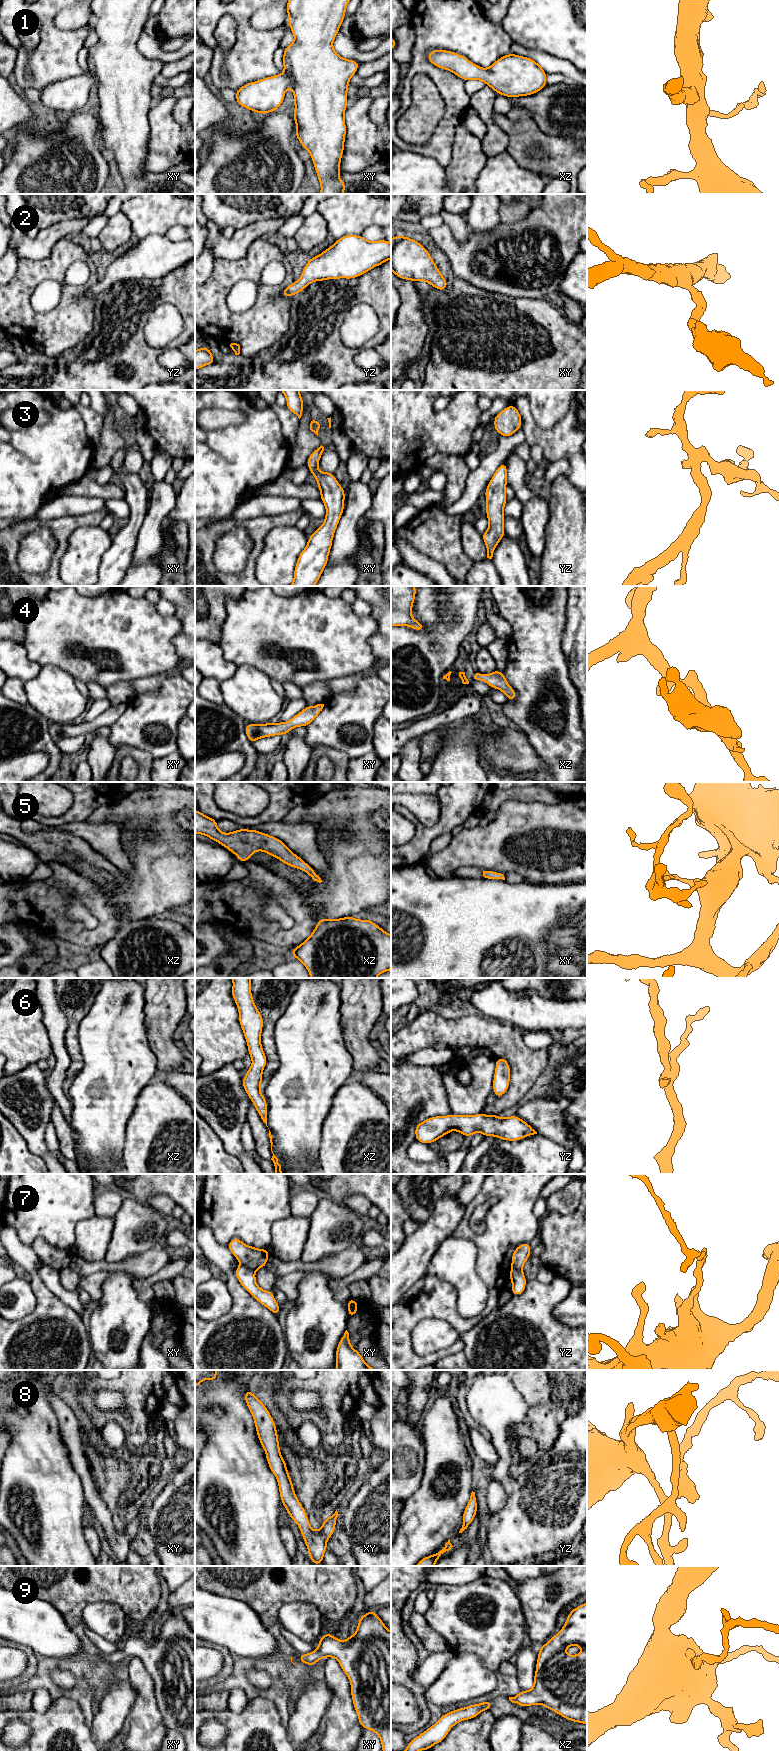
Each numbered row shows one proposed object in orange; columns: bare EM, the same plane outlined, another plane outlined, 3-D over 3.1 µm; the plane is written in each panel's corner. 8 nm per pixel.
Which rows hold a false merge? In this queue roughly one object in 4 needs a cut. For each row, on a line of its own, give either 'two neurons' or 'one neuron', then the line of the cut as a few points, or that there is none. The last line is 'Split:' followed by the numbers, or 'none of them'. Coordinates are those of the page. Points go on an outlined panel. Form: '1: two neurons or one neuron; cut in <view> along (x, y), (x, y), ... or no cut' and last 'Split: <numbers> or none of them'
1: one neuron; no cut
2: one neuron; no cut
3: one neuron; no cut
4: one neuron; no cut
5: one neuron; no cut
6: one neuron; no cut
7: two neurons; cut in xy along (241, 1264), (255, 1270)
8: one neuron; no cut
9: one neuron; no cut
Split: 7

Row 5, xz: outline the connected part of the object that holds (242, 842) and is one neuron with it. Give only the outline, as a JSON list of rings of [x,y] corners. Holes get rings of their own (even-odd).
[[[195,810],[195,833],[205,835],[220,843],[234,853],[240,862],[250,861],[250,857],[255,851],[263,851],[272,857],[278,858],[288,866],[301,869],[314,881],[322,882],[310,865],[290,851],[282,840],[271,835],[254,829],[237,829],[231,833],[222,833],[218,829],[217,820],[204,815],[198,810]]]

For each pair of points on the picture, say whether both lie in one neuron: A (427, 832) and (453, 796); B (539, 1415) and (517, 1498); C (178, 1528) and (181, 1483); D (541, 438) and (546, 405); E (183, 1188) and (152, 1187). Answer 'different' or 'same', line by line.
A: same
B: different
C: same
D: different
E: same

